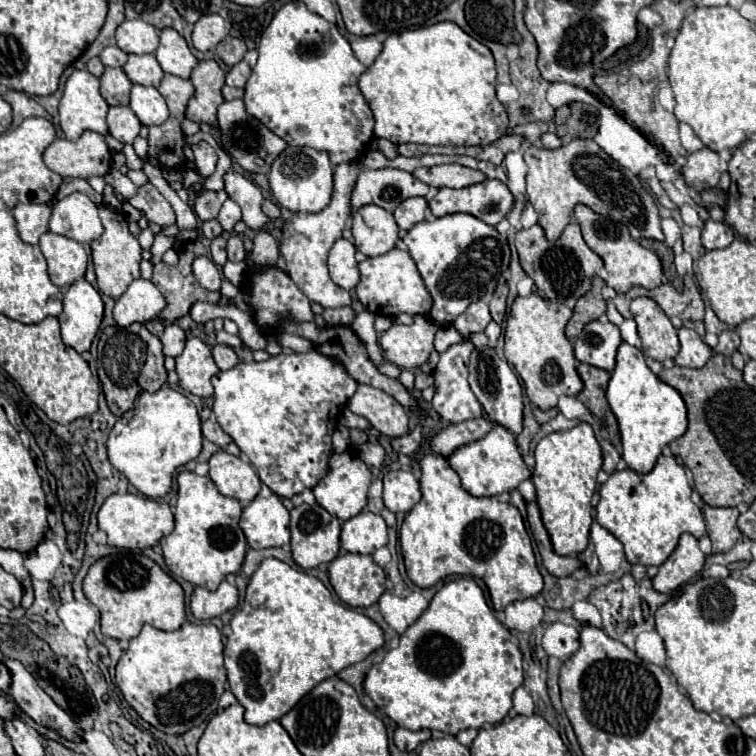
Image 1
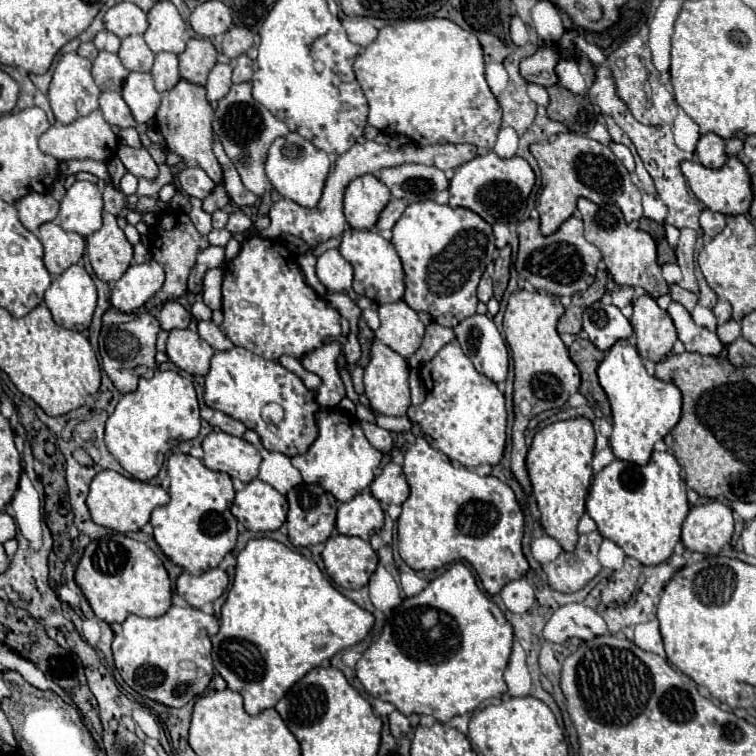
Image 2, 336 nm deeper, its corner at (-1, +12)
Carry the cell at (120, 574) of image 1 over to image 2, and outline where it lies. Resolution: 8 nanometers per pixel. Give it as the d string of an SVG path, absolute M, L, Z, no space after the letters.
M111 532L87 544L75 570L75 582L87 596L95 616L109 624L123 622L129 614L159 618L171 608L171 580L159 556L147 544L119 532Z

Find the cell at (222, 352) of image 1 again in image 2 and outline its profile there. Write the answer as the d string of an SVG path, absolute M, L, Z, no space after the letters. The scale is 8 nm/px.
M199 322L197 324L197 332L199 336L209 342L209 346L213 350L231 350L235 344L223 334L223 330L219 326L215 326L213 322Z

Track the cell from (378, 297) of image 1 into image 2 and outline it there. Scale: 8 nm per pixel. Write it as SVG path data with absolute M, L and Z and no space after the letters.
M349 230L341 238L339 246L341 256L353 266L355 278L353 278L353 290L361 296L367 296L375 300L377 304L387 304L387 302L397 302L405 294L405 276L403 276L403 264L389 240L379 236L373 230Z

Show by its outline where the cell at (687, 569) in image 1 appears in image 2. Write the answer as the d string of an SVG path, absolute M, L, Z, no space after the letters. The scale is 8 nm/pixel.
M707 502L689 510L681 528L681 542L687 550L703 556L719 554L733 534L731 508L723 502Z

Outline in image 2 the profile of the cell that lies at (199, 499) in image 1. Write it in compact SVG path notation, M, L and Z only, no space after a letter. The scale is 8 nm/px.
M171 454L167 460L167 474L171 480L171 502L153 510L153 536L169 560L199 576L211 568L217 568L219 562L235 548L237 520L231 514L235 490L227 474L209 470L201 460L189 454Z

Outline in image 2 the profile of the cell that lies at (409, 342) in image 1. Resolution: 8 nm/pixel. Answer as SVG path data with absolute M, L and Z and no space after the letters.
M403 300L381 304L379 318L381 326L375 332L375 338L387 344L391 350L409 358L421 346L425 326L421 324L417 312L409 308Z

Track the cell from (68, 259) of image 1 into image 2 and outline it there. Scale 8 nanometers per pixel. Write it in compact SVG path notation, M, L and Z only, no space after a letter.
M45 222L37 238L45 248L45 268L51 276L61 276L69 266L77 264L85 252L85 240L77 232L67 232L55 222Z

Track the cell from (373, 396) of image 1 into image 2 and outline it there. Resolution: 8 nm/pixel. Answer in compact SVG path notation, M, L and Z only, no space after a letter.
M373 340L371 346L371 360L365 368L365 376L363 376L363 384L365 384L365 396L371 402L373 412L377 414L385 414L385 416L405 416L407 408L409 408L409 366L407 360L403 356L399 356L397 352L393 352L391 348L387 348L383 342Z

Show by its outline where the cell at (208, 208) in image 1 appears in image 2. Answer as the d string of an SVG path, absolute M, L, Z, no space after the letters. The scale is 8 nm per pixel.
M181 168L177 174L177 182L181 192L199 200L205 200L215 188L215 182L201 168Z

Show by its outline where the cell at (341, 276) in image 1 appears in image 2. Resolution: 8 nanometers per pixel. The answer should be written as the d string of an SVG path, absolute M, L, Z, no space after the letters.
M325 250L317 258L317 276L331 292L345 292L353 282L353 266L339 254L339 250Z

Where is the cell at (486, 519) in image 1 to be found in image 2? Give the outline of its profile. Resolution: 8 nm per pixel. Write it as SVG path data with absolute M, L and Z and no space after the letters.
M419 436L415 444L405 452L403 472L405 472L405 476L407 476L409 486L411 486L411 496L403 502L403 512L401 512L399 520L397 520L397 536L399 536L399 554L401 554L403 562L405 562L407 566L411 566L413 570L437 570L437 568L443 568L443 566L447 566L447 564L451 564L451 562L457 562L457 560L469 562L469 564L477 570L477 574L479 574L479 578L481 578L481 582L483 582L483 586L485 586L485 590L487 590L489 594L499 594L501 588L503 588L507 582L519 580L519 578L523 578L523 576L527 574L529 562L527 562L527 558L523 556L523 544L521 544L521 542L523 542L523 512L521 512L521 508L519 508L519 504L517 504L517 498L515 498L513 490L511 490L505 482L501 482L501 480L495 478L495 476L485 476L485 478L481 478L481 476L477 476L475 468L473 467L453 466L451 462L447 462L447 460L443 458L443 454L441 454L439 450L435 450L435 448L425 440L424 436Z

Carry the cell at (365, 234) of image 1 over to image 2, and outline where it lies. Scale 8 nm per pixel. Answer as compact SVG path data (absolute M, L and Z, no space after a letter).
M367 174L355 178L345 190L345 218L355 230L373 230L379 212L387 206L391 194L389 188L375 176Z

